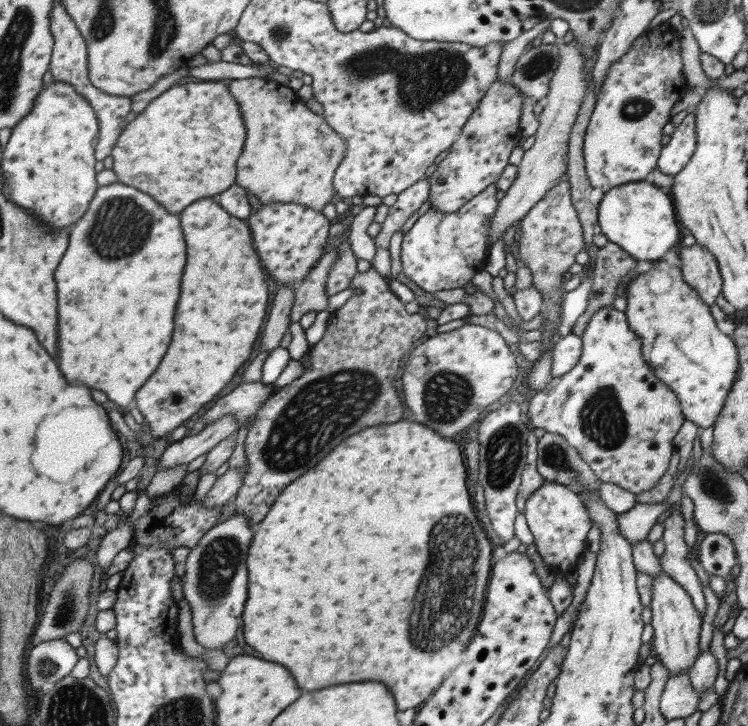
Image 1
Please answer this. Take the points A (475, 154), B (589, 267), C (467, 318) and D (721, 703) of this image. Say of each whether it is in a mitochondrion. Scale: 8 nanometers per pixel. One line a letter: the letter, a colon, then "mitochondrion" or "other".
A: other
B: other
C: other
D: other

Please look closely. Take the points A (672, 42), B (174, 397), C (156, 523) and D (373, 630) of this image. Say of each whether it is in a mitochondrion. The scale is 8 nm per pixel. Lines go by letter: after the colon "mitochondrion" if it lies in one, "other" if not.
A: other
B: mitochondrion
C: other
D: other

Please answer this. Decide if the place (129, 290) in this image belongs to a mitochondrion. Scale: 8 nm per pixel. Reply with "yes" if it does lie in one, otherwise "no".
no

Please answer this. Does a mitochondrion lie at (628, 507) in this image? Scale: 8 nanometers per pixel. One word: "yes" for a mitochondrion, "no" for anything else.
no

